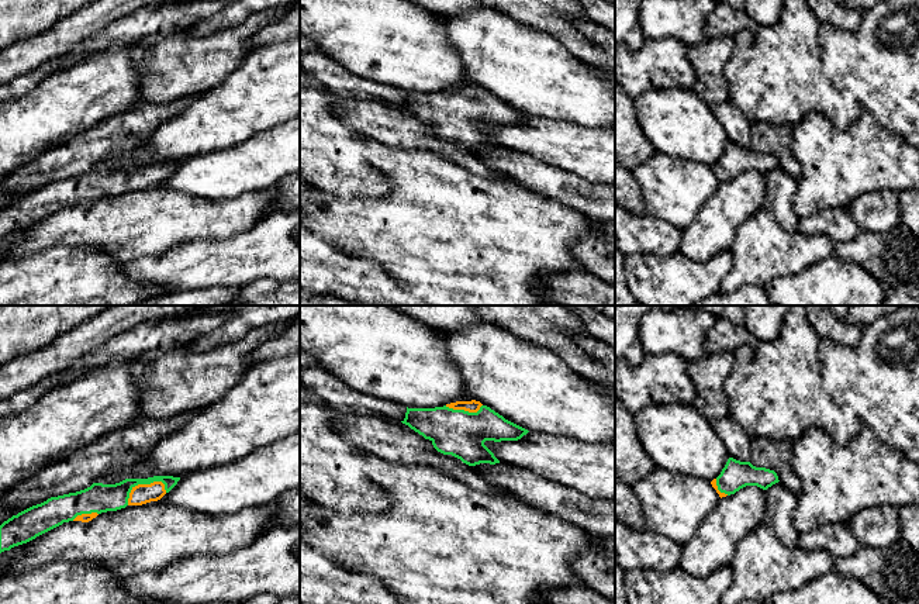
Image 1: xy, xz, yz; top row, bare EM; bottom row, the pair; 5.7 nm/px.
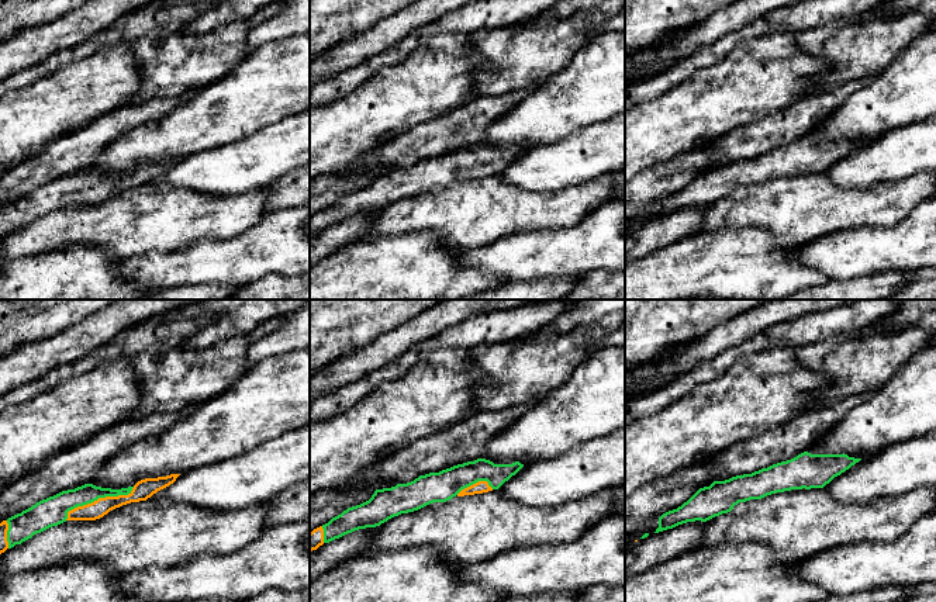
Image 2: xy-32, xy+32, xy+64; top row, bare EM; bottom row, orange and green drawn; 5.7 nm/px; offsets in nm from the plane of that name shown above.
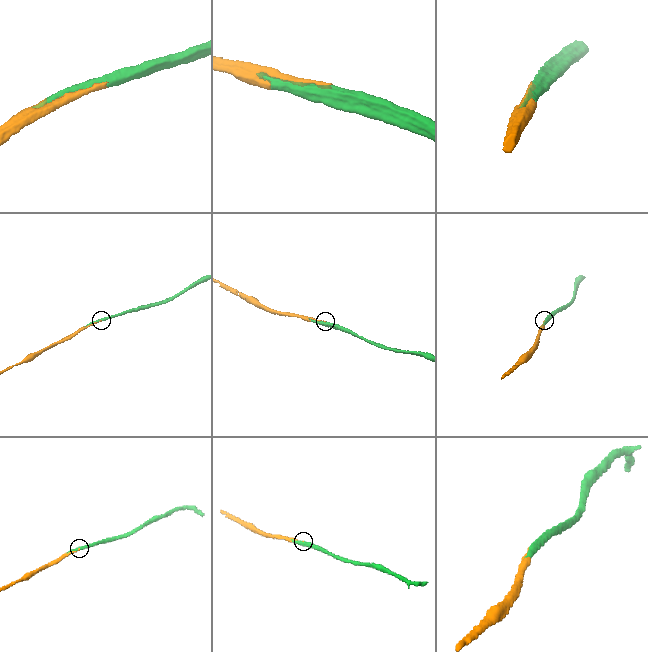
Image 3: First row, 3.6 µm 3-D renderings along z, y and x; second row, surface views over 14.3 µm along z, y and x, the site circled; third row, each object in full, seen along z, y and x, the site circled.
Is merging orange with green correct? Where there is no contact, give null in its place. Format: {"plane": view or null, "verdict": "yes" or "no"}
{"plane": "xy", "verdict": "yes"}

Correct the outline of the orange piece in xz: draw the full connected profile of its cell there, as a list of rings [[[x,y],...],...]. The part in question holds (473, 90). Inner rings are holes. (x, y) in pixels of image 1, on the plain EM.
[[[476,84],[456,86],[435,93],[407,92],[405,103],[401,107],[425,124],[429,124],[438,137],[452,139],[469,151],[500,148],[494,138],[484,130],[486,125],[518,125],[529,117]]]

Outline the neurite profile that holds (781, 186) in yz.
[[[778,166],[766,175],[766,187],[767,194],[763,208],[771,211],[785,231],[795,234],[799,218],[791,200],[797,190],[797,180]]]

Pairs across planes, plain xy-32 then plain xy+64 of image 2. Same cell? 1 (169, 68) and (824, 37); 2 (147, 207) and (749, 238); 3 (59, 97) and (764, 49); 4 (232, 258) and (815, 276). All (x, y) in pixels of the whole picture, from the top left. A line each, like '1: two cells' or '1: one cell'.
1: one cell
2: two cells
3: one cell
4: two cells

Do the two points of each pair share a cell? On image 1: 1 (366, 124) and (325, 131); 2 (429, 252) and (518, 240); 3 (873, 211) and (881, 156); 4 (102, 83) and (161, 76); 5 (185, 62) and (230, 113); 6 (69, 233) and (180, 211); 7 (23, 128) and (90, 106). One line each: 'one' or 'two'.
1: two
2: one
3: two
4: two
5: two
6: one
7: one

